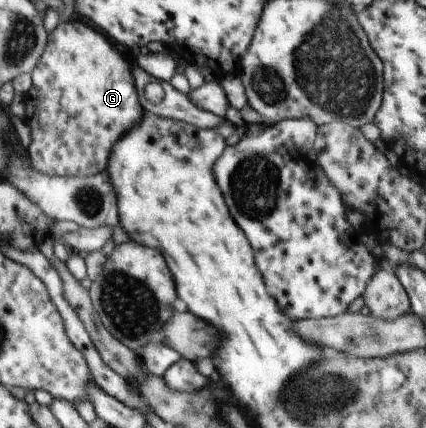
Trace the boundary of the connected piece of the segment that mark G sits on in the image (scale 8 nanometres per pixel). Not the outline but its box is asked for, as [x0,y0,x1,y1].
[24,16,141,177]

